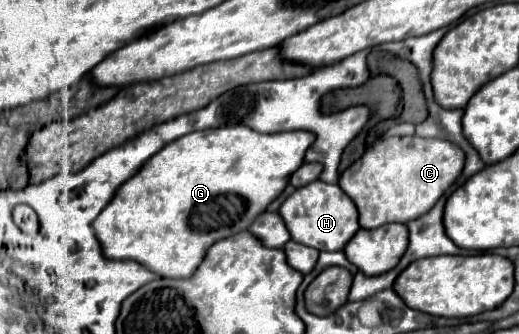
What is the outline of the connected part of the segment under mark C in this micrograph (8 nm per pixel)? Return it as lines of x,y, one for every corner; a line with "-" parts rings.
389,136
377,140
339,178
343,192
359,210
359,224
365,230
383,224
407,224
431,210
441,194
453,184
465,166
465,154
457,144
441,138

